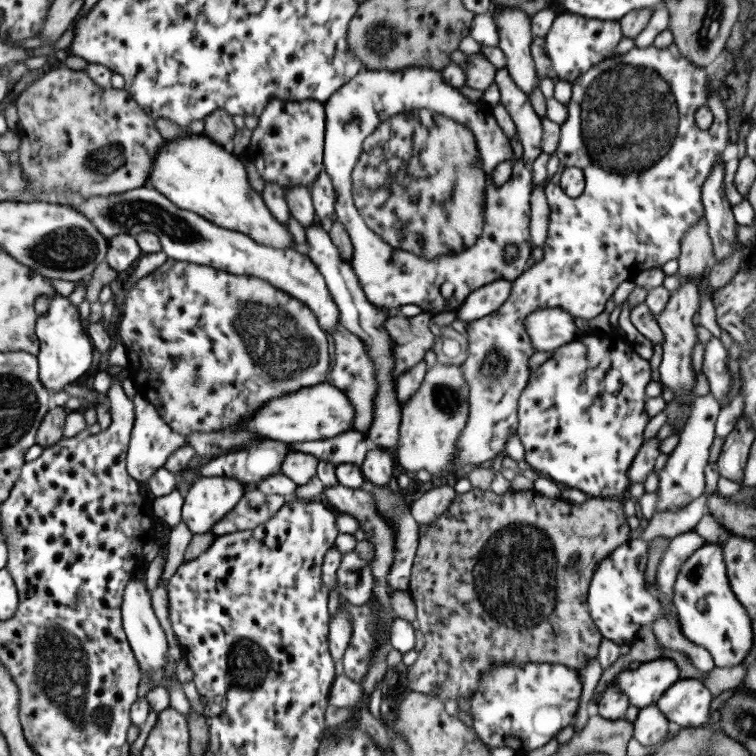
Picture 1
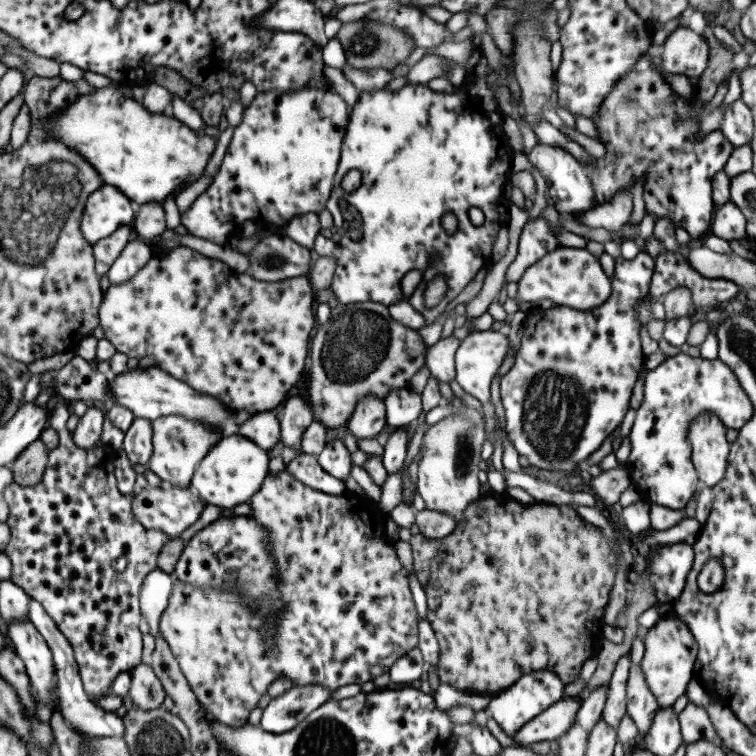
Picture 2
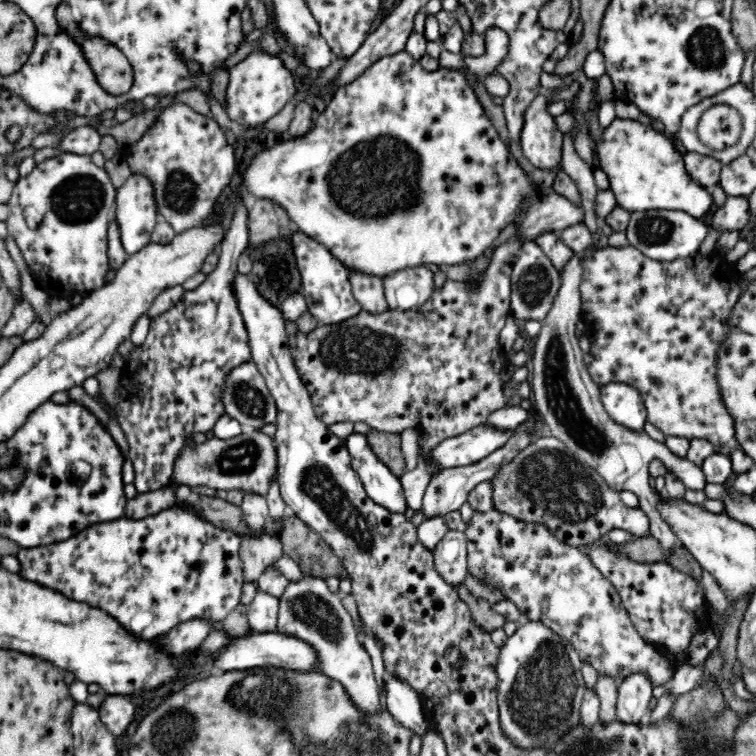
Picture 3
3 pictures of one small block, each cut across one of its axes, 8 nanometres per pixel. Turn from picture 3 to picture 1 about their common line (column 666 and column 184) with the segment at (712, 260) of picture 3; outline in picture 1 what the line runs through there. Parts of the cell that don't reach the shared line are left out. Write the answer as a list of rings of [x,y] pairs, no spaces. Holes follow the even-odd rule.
[[[166,258],[157,269],[138,279],[133,286],[117,298],[120,314],[116,334],[126,349],[127,365],[125,377],[133,382],[135,392],[155,408],[157,415],[173,433],[187,436],[194,432],[219,432],[233,429],[237,422],[249,419],[264,402],[297,392],[307,386],[315,386],[327,380],[331,365],[331,342],[328,334],[319,328],[317,319],[310,308],[286,292],[271,286],[267,281],[253,275],[231,275],[214,267],[196,265],[187,261]]]

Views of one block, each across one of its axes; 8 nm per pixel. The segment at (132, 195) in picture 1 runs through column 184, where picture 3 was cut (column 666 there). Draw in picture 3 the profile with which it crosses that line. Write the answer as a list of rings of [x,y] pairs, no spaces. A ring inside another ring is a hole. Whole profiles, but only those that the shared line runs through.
[[[644,210],[630,214],[625,230],[629,245],[648,258],[672,262],[698,252],[709,226],[680,210]]]

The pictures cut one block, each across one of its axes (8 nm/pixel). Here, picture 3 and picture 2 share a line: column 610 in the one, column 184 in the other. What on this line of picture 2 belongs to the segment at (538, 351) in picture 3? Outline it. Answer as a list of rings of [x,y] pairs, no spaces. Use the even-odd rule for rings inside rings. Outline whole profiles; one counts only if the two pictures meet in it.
[[[167,415],[151,421],[151,457],[145,466],[161,482],[167,482],[175,487],[189,487],[199,461],[207,455],[207,452],[219,442],[221,435],[203,423],[193,423],[179,415]]]

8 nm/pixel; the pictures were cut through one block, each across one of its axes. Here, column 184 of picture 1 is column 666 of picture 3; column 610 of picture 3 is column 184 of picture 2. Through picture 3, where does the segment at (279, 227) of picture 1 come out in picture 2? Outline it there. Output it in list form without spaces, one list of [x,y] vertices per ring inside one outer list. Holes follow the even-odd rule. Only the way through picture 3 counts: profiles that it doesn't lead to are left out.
[[[111,87],[95,88],[90,95],[80,95],[75,102],[69,102],[64,110],[49,114],[44,122],[44,133],[75,149],[101,177],[103,184],[117,188],[130,201],[143,205],[163,203],[170,194],[177,195],[195,182],[207,166],[209,156],[215,148],[215,138],[197,135],[191,128],[167,113],[147,112],[141,103],[133,98],[123,97],[121,91]]]

